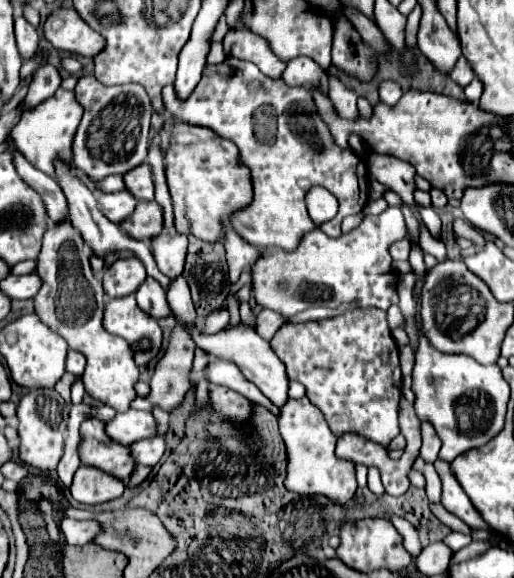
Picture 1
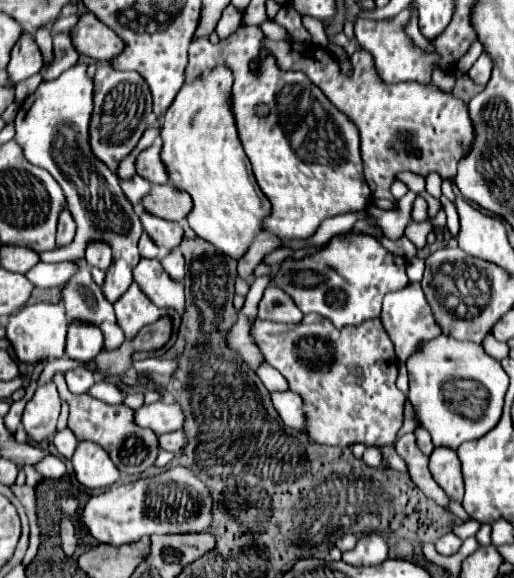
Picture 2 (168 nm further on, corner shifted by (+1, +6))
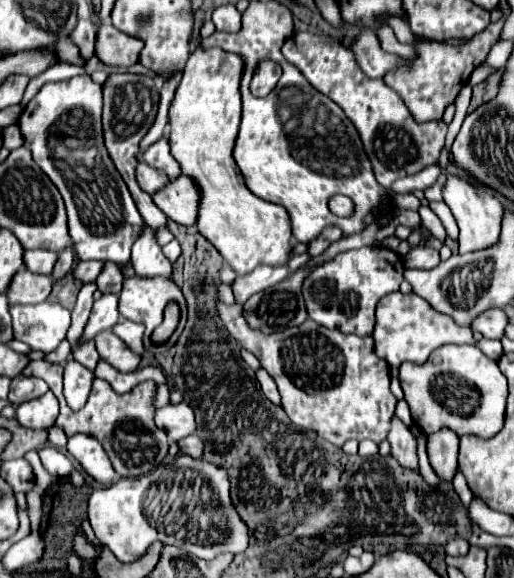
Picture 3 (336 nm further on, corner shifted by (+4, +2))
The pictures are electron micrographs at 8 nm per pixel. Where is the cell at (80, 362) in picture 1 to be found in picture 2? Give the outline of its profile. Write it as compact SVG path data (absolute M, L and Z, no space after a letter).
M72 321L68 327L66 355L76 361L92 361L102 351L102 331L94 323Z

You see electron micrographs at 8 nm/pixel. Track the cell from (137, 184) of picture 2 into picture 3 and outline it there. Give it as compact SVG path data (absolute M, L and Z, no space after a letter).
M147 163L137 165L135 179L137 179L139 187L149 195L153 195L153 191L159 191L169 181L169 179L165 179L165 175L157 175L157 171L153 171Z

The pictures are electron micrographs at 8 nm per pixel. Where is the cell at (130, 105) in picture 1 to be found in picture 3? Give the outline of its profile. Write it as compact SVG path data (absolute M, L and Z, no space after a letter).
M113 73L103 83L103 139L105 139L107 153L109 153L111 161L115 163L117 171L121 173L123 181L127 183L131 197L135 199L135 205L137 205L145 225L155 231L161 227L167 227L167 217L161 209L155 207L151 195L145 195L145 191L141 191L137 187L137 181L135 181L137 159L135 159L135 155L137 155L141 137L147 133L147 129L151 127L151 123L155 119L157 103L159 103L159 95L153 89L153 77L149 77L149 75L129 77L129 73Z

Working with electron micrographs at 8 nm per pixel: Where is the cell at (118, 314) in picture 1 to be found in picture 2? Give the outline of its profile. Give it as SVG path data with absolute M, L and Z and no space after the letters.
M132 283L130 289L114 303L114 311L116 311L118 325L122 327L126 339L134 339L144 325L150 325L150 323L158 321L162 315L172 315L174 317L174 313L176 313L172 309L156 307L140 291L140 287L136 283Z

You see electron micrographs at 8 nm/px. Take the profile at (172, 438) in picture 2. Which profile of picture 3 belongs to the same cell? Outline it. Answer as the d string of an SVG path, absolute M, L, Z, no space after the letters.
M197 435L183 437L183 439L177 441L177 445L179 445L179 451L181 451L181 453L187 453L187 455L191 455L191 457L201 457L203 445L201 445L201 439L199 439Z

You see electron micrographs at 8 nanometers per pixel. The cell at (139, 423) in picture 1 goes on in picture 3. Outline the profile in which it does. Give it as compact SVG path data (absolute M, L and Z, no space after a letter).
M187 403L165 405L155 413L155 425L169 435L169 439L177 441L195 431L195 415Z

